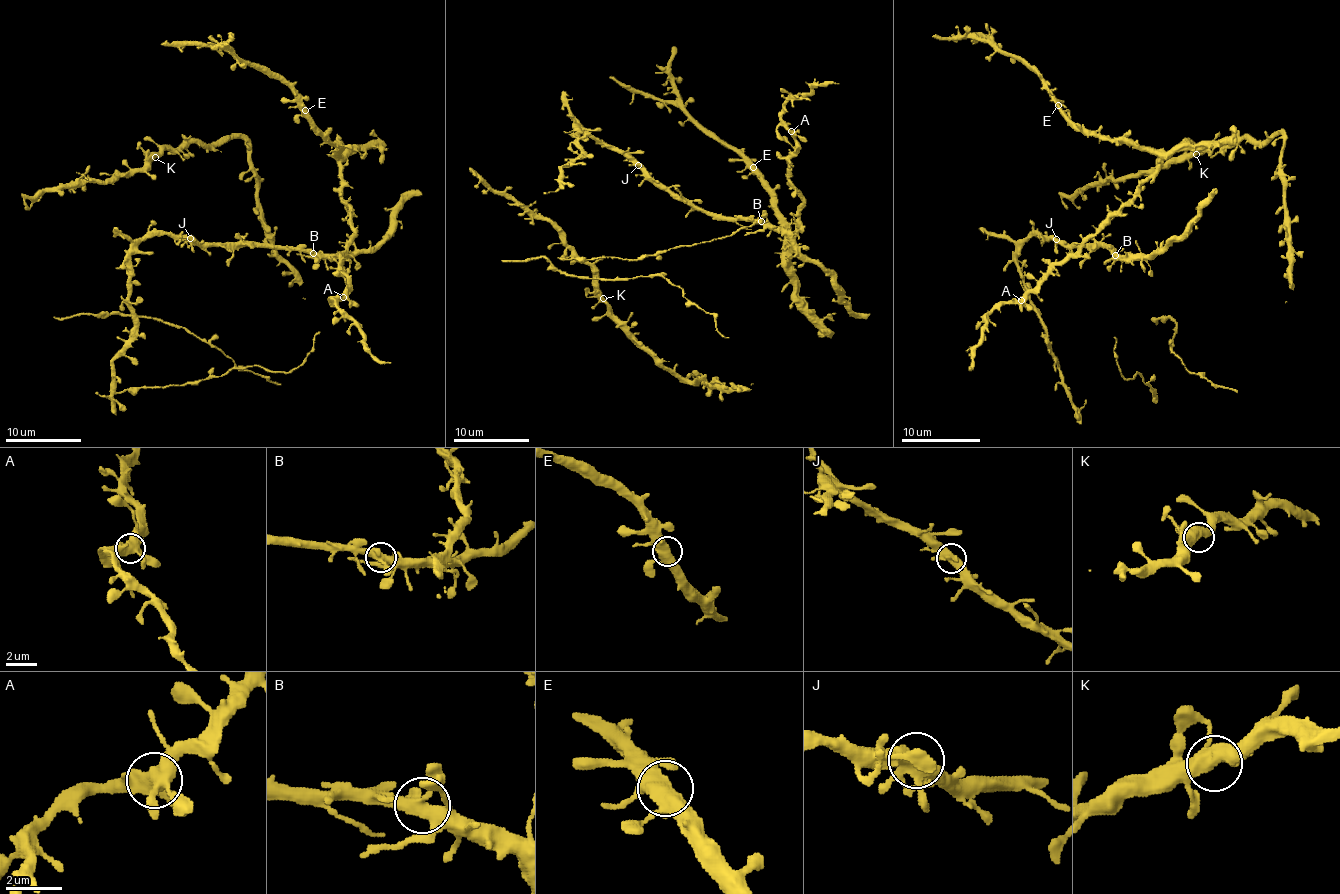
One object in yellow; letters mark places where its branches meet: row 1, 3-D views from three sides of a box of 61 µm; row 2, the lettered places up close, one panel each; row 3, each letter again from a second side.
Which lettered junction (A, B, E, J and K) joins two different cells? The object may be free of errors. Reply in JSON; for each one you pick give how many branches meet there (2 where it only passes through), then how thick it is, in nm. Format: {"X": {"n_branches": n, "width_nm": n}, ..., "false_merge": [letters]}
{"false_merge": []}

